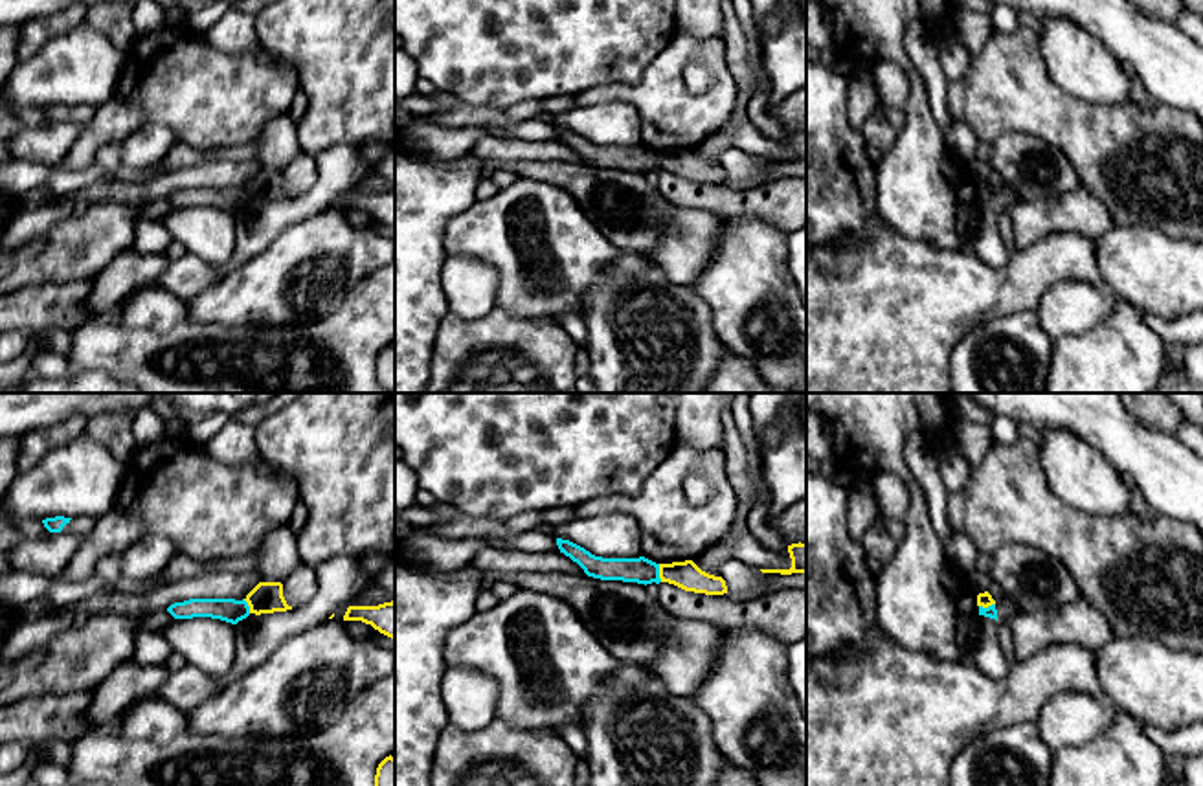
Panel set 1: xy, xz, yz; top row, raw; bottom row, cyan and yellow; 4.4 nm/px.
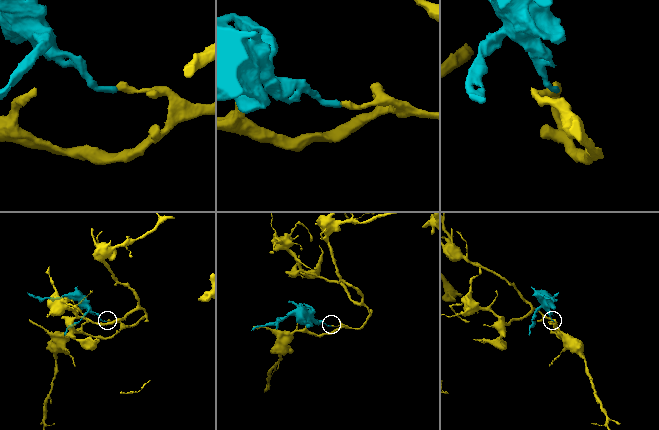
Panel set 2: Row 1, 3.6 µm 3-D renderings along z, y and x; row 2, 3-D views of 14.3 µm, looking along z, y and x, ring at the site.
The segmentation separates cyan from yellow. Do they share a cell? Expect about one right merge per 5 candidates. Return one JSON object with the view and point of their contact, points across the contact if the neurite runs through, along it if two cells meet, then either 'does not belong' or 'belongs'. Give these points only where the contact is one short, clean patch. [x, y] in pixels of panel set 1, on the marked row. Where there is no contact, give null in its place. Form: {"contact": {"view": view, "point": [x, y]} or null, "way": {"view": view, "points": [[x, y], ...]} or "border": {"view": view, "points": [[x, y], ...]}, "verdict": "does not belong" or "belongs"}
{"contact": {"view": "xz", "point": [658, 573]}, "border": {"view": "xz", "points": [[658, 564], [662, 581]]}, "verdict": "does not belong"}

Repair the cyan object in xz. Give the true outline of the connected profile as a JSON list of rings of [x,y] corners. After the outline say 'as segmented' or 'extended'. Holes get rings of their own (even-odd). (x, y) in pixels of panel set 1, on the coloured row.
[[[557,538],[557,545],[560,553],[577,562],[588,577],[601,580],[623,580],[623,582],[637,582],[637,584],[659,584],[659,564],[639,556],[639,558],[602,558],[595,556],[584,547]]]; as segmented

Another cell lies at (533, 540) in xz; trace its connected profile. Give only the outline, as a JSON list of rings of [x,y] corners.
[[[459,516],[457,520],[446,523],[424,527],[422,531],[446,538],[490,538],[523,553],[560,551],[557,538],[553,538],[549,533],[538,529],[511,533],[507,522],[496,518]]]

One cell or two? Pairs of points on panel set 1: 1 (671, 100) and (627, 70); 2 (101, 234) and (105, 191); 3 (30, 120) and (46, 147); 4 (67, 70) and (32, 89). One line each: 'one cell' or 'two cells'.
1: two cells
2: two cells
3: two cells
4: one cell

